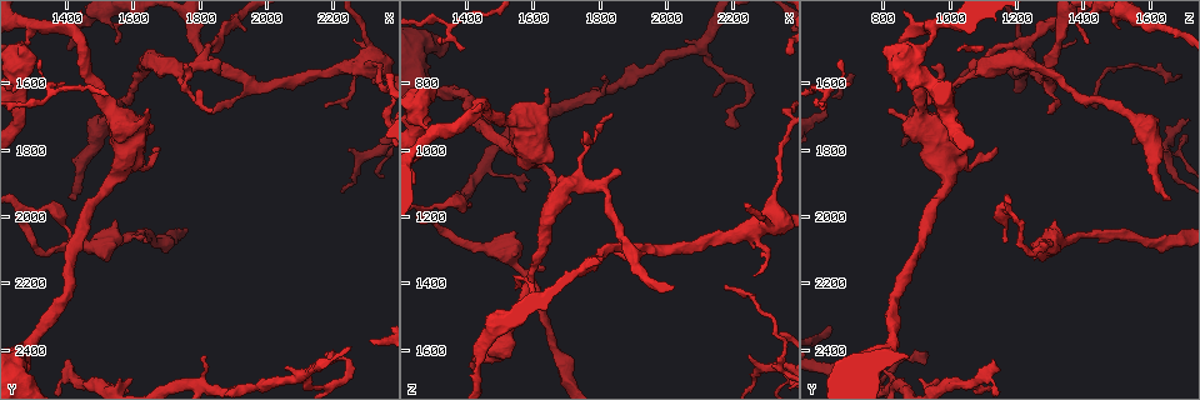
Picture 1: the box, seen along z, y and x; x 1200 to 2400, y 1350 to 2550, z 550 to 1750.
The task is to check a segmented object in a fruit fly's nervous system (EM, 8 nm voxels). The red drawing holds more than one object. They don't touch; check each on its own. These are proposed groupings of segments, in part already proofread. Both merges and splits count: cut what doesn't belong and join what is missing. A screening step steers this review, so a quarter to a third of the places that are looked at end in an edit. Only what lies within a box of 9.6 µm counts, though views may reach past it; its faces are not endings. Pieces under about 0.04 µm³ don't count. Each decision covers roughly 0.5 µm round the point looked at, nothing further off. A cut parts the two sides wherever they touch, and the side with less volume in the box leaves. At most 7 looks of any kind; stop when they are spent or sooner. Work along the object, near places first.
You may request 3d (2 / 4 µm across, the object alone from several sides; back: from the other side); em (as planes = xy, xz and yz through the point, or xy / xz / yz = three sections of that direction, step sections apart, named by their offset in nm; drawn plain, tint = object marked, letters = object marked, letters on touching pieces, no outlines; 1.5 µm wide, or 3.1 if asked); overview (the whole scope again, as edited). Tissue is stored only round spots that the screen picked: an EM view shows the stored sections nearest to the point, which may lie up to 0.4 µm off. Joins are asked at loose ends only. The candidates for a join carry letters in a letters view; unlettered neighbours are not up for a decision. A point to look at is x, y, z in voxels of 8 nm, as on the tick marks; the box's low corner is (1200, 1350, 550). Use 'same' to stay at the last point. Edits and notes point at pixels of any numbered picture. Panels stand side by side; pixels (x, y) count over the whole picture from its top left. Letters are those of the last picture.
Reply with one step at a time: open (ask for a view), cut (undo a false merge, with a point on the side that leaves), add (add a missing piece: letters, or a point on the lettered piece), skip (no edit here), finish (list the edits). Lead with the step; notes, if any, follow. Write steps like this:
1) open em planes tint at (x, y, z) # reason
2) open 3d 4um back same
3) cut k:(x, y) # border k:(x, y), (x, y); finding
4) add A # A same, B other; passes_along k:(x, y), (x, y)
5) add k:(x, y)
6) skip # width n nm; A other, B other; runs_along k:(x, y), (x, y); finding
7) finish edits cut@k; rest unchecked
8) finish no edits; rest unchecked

open 3d 2um back at (1630, 2050, 1360) # thin end

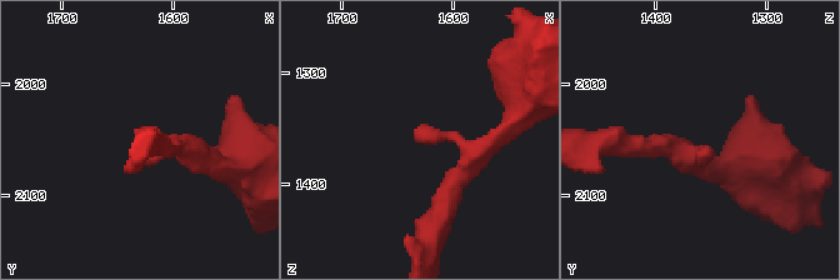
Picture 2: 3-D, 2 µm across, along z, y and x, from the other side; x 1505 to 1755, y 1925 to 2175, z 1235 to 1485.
open em xy step 8 letters at (1634, 2060, 1352) # arm_widths 180, 200 nm; shape alone is not enough

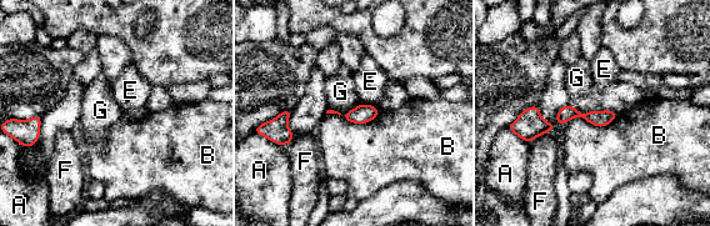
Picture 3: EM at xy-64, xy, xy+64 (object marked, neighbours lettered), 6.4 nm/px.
skip # A other, B other, E other, F other, G other; border 3:(618, 115), (603, 126), (579, 116); none of them fits

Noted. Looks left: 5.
open 3d 4um at (1390, 2430, 1120) # free end

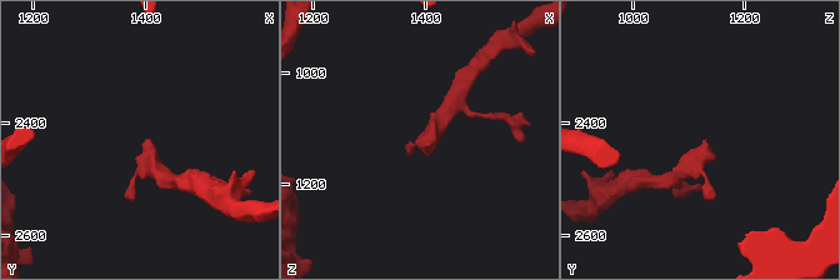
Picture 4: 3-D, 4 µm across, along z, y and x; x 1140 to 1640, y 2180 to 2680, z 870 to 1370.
open em xy step 8 letters at (1395, 2435, 1130) # now the EM

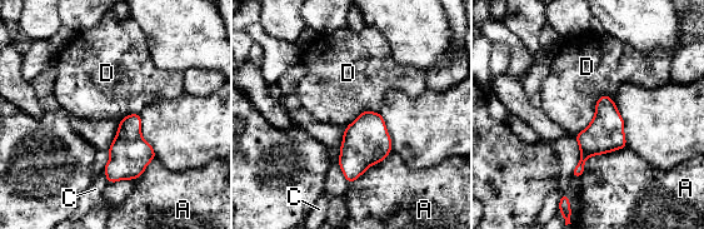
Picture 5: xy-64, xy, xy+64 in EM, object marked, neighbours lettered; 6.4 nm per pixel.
open em planes letters same

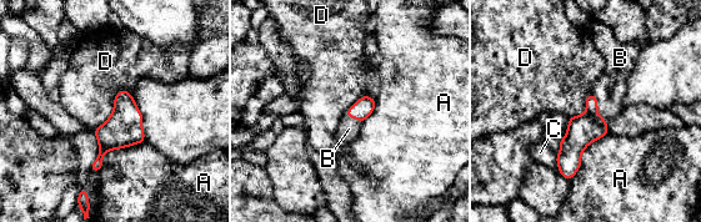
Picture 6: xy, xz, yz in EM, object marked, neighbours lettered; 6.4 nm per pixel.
add B # width 120 nm; longest_contact A 550 nm; A other, B same, C other, D other; the neuron continues

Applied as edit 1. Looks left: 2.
finish edits add@6; rest unchecked

